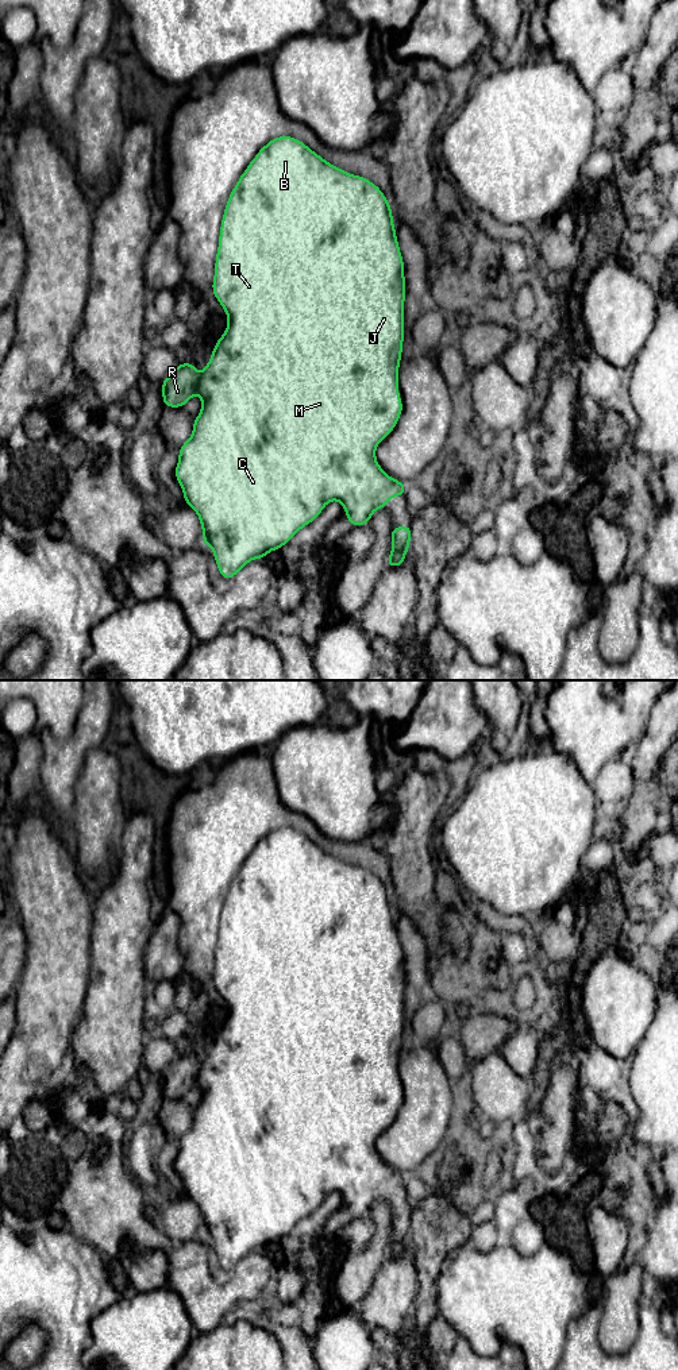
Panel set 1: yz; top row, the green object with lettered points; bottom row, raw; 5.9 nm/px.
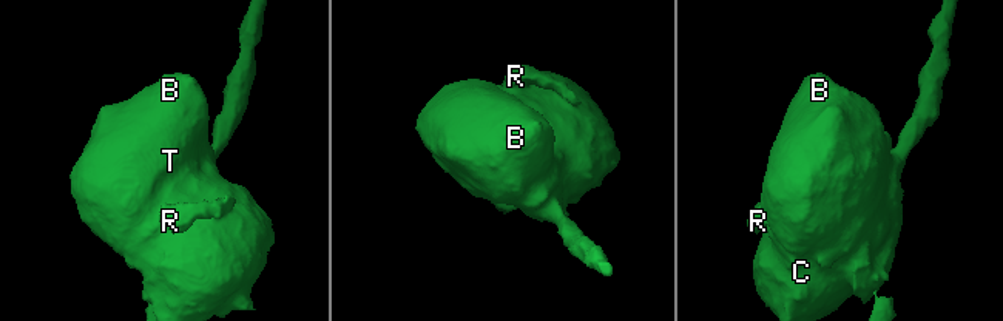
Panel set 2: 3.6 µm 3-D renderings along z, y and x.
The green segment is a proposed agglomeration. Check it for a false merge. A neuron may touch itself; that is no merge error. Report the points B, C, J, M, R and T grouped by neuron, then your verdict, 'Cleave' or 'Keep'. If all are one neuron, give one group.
Groups: B C J M T / R. Cleave

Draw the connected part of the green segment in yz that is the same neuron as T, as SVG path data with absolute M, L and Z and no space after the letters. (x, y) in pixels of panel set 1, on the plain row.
M293 827L271 830L247 856L227 891L220 919L212 983L224 999L228 1014L200 1065L197 1085L201 1091L201 1101L193 1109L192 1127L180 1139L174 1166L182 1178L184 1193L199 1207L203 1235L213 1240L220 1266L231 1271L249 1253L263 1250L269 1243L288 1235L300 1220L317 1209L331 1192L339 1192L343 1196L348 1213L362 1217L369 1215L377 1200L385 1200L392 1188L405 1186L407 1177L382 1161L377 1153L375 1141L393 1123L402 1104L398 1058L405 1026L407 975L392 896L382 881L367 869L331 856Z

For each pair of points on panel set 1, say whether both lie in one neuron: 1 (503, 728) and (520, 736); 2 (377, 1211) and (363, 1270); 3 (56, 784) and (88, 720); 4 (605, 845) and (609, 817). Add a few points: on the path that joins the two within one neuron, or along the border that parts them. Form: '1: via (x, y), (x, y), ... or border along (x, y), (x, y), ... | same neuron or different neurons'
1: border along (522, 702), (519, 721), (509, 743), (496, 752) | different neurons
2: via (380, 1226), (380, 1242), (373, 1255) | same neuron
3: via (60, 768), (62, 760), (84, 736) | same neuron
4: via (609, 838), (609, 824) | same neuron

